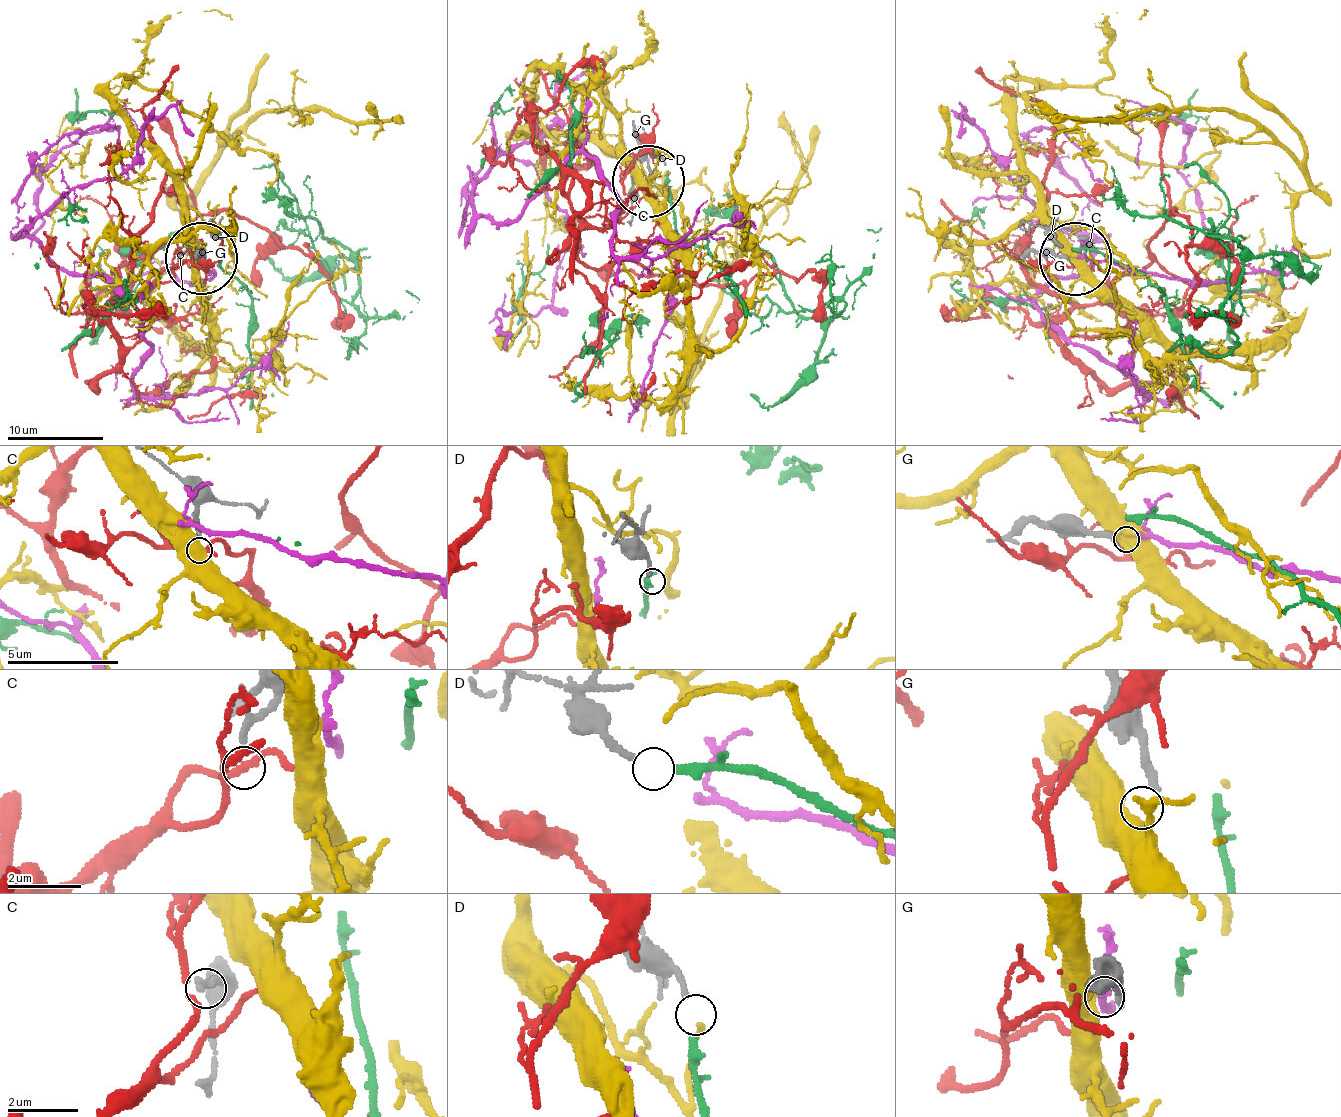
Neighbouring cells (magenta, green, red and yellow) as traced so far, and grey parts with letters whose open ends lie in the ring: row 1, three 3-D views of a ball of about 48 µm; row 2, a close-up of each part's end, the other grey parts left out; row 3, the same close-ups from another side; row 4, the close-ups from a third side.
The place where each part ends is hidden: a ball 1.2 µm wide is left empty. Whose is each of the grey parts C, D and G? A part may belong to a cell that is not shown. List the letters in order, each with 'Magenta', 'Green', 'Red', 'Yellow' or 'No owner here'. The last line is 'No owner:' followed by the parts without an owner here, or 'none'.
C: No owner here
D: Green
G: Magenta
No owner: C

